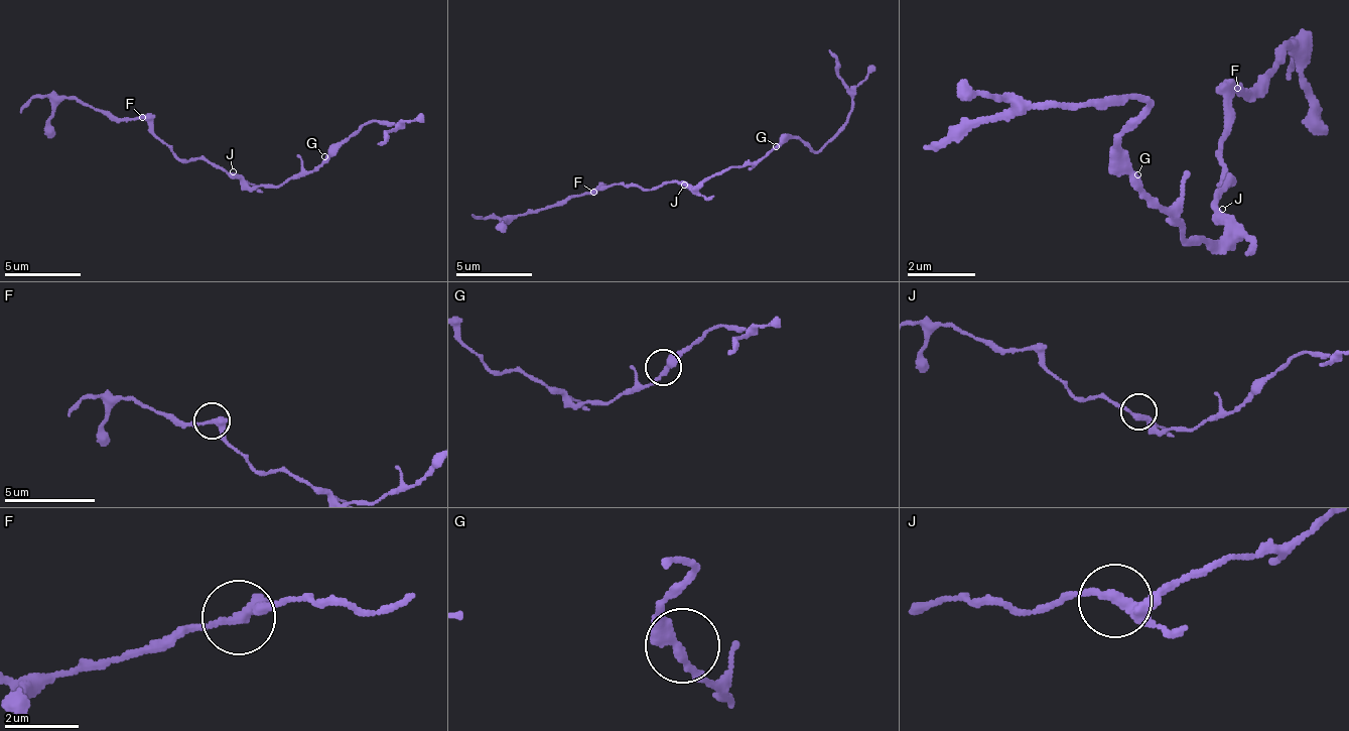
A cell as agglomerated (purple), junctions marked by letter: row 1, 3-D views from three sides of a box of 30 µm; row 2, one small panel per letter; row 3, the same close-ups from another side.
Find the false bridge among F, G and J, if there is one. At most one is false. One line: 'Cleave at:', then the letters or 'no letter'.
Cleave at: F

